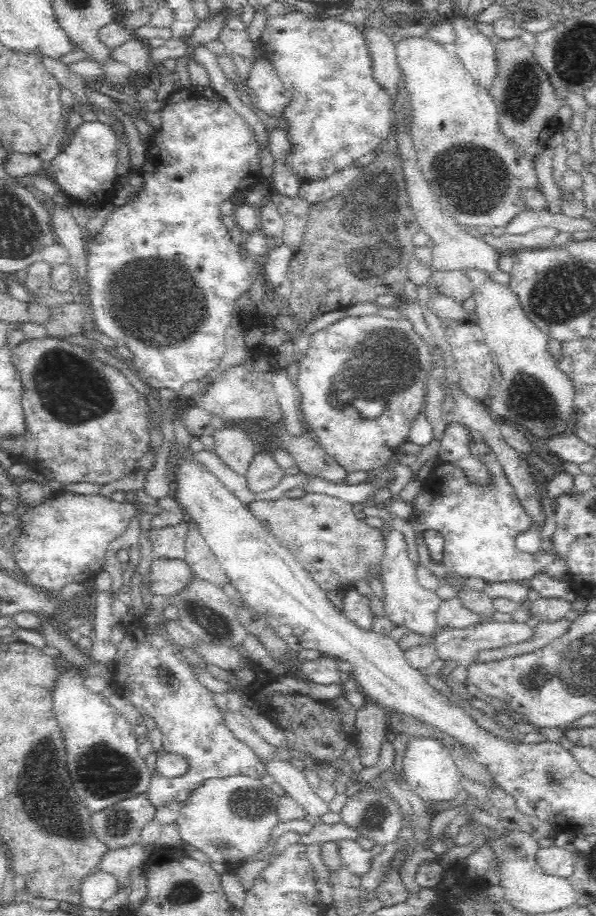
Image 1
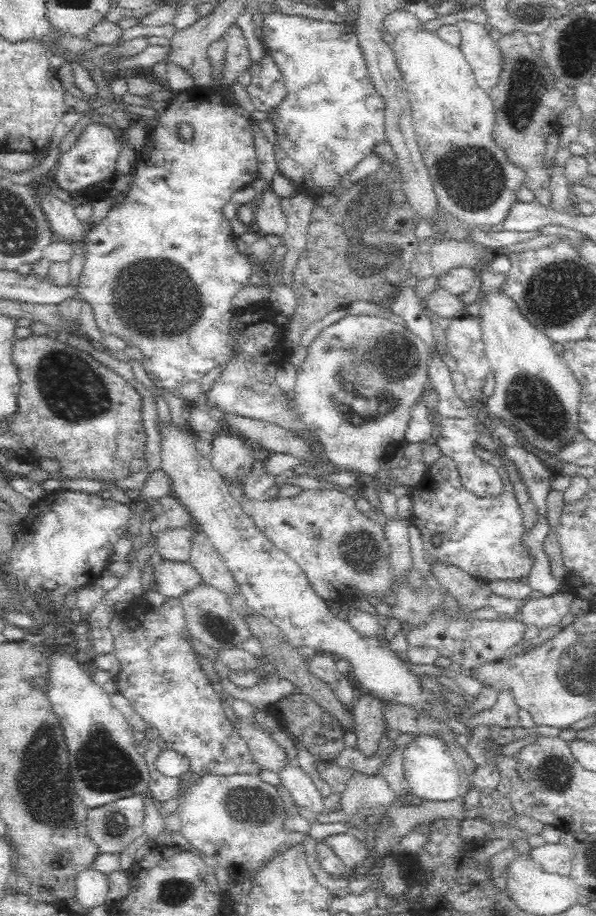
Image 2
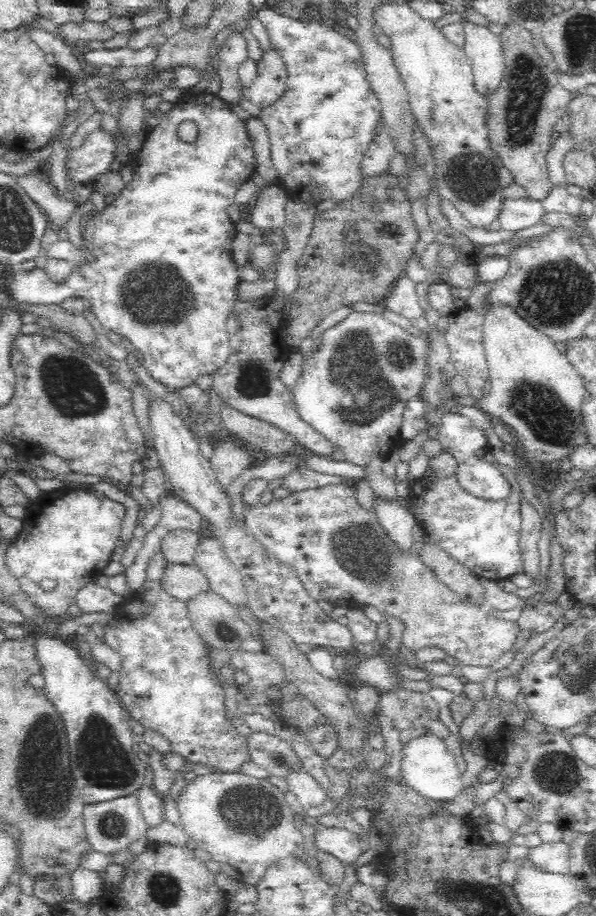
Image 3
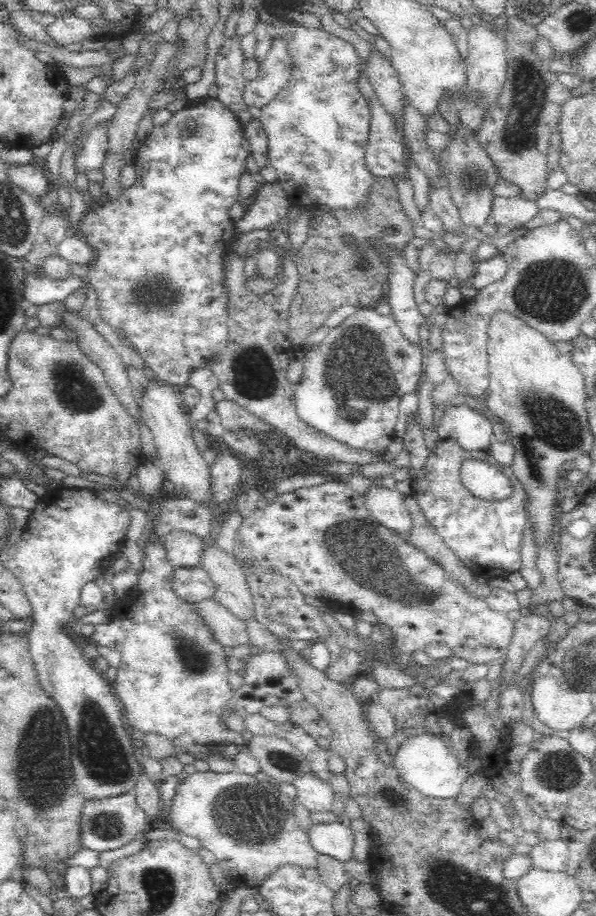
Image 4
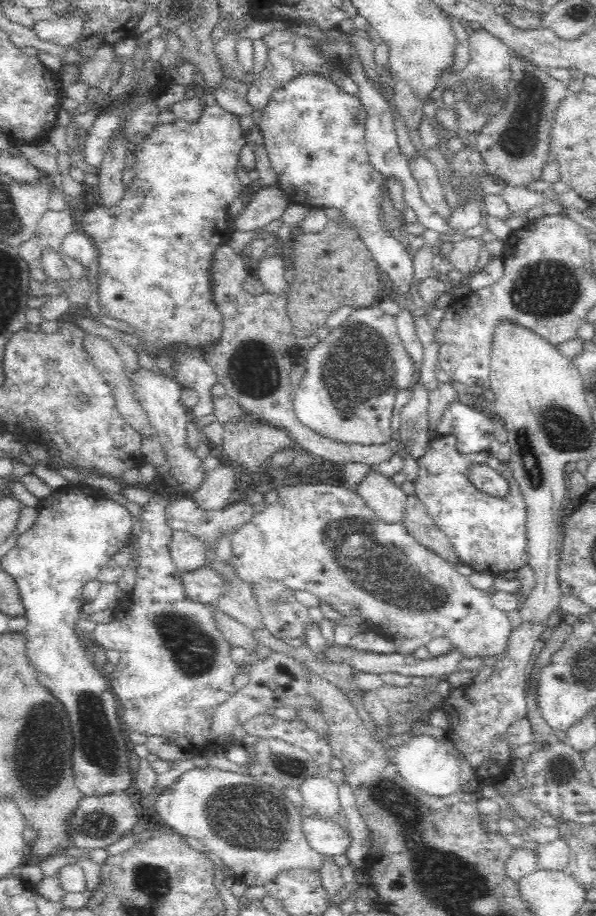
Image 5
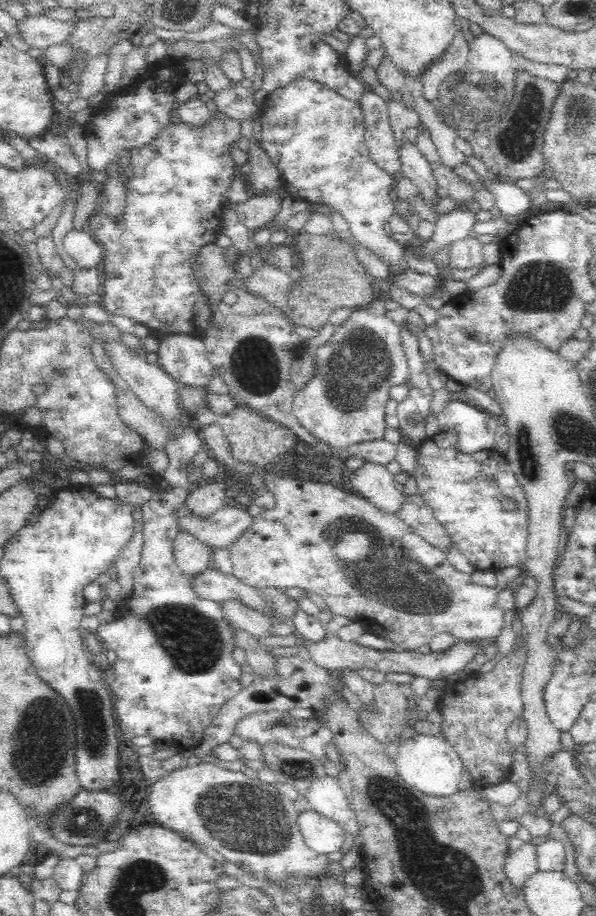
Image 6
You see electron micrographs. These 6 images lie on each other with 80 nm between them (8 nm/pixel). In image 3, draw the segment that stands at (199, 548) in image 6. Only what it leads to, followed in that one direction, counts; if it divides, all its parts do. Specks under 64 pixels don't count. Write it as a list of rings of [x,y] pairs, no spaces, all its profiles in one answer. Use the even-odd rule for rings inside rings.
[[[172,530],[161,541],[160,553],[170,564],[192,564],[200,534],[196,531]]]

